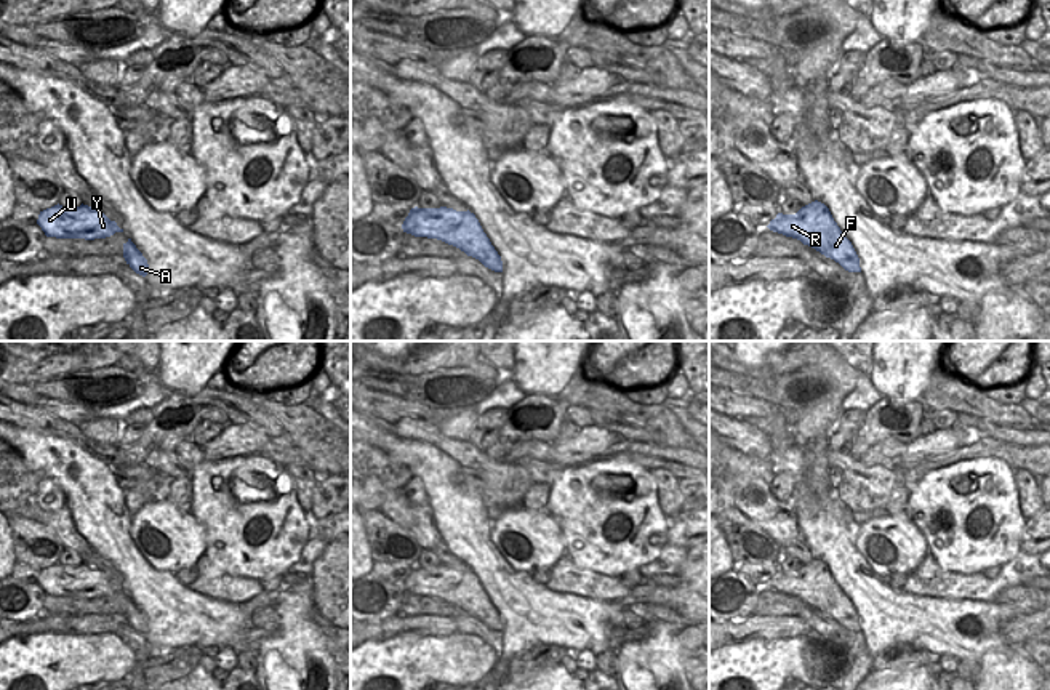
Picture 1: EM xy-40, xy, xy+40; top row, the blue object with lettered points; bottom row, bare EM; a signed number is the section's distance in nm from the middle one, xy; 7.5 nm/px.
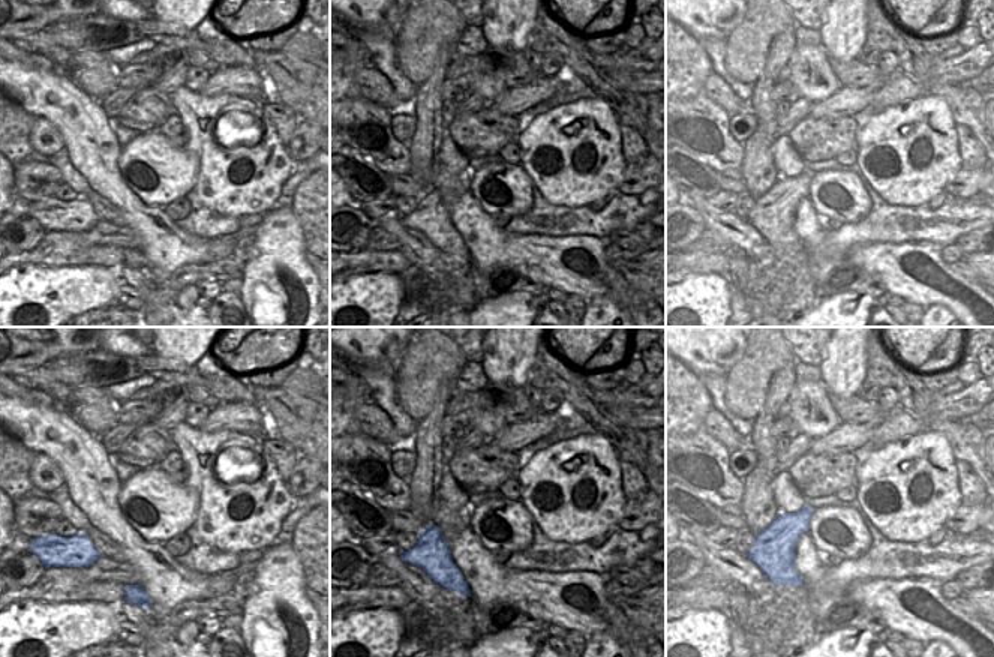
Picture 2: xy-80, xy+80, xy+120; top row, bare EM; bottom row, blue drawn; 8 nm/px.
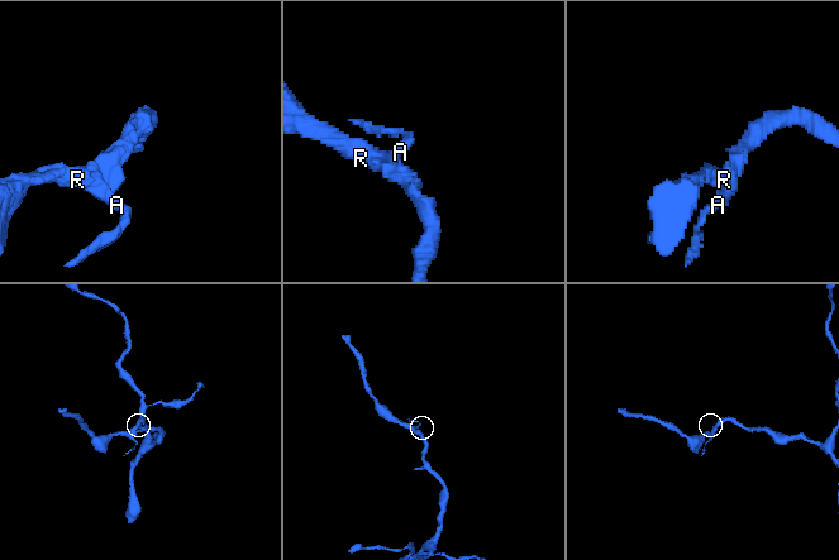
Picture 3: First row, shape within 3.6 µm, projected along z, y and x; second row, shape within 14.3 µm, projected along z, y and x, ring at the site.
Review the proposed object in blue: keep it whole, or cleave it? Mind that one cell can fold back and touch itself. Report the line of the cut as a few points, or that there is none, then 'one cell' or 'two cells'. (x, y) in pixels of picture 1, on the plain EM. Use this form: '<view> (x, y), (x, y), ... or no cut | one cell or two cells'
no cut | one cell

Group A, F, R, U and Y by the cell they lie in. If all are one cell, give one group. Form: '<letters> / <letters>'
A F R U Y

